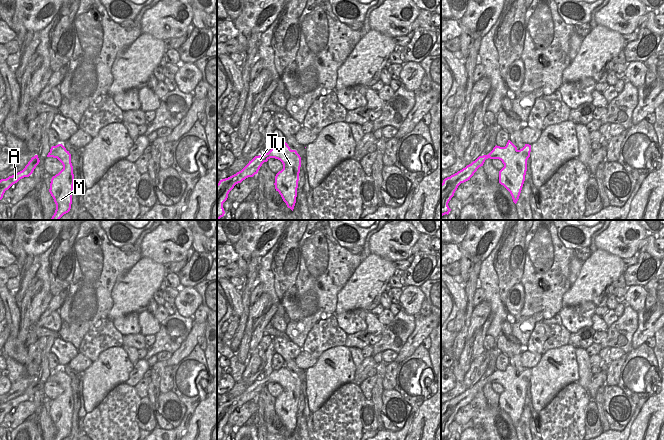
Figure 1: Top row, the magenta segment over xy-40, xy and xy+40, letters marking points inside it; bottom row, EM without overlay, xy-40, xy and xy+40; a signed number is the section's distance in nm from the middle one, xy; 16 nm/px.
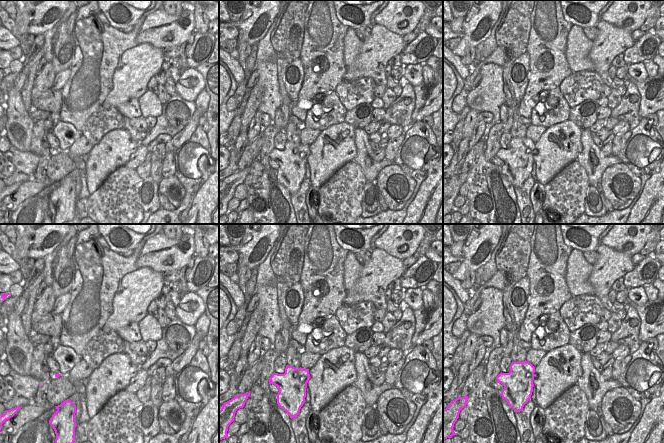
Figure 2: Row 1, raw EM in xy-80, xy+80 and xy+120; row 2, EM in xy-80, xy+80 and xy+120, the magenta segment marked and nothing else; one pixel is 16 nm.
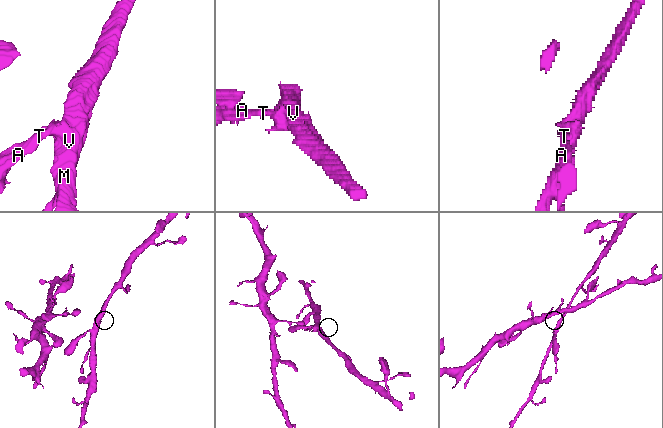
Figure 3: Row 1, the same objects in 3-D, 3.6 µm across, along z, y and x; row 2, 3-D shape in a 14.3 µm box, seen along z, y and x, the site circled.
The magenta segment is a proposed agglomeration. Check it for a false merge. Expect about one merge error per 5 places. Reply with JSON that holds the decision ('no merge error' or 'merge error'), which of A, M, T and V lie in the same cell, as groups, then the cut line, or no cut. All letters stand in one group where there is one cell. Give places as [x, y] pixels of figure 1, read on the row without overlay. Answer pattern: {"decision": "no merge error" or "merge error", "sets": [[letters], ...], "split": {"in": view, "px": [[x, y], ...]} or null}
{"decision": "no merge error", "sets": [["A", "M", "T", "V"]], "split": null}

